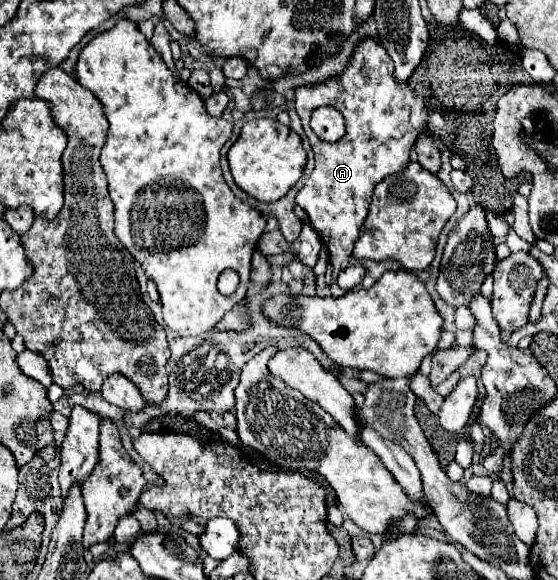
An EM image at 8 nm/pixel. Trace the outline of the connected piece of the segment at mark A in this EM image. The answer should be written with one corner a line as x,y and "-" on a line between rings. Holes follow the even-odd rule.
364,38
356,44
348,66
332,78
326,78
322,84
298,86
294,90
296,112
302,120
304,132
312,142
316,156
316,166
308,178
310,184
296,194
296,204
308,212
310,224
320,234
322,242
328,246
328,256
332,264
332,296
342,296
342,290
336,284
338,272
350,264
362,264
366,276
358,288
370,288
384,272
398,272
400,266
394,260
388,262
360,262
354,258
352,248
358,242
362,220
368,216
368,206
374,194
374,186
396,172
402,172
410,162
410,150
420,128
428,122
428,110
424,100
414,94
408,82
394,78
394,64
384,52
384,48
374,38
-
316,106
334,106
346,120
346,134
338,142
320,140
310,128
310,114

